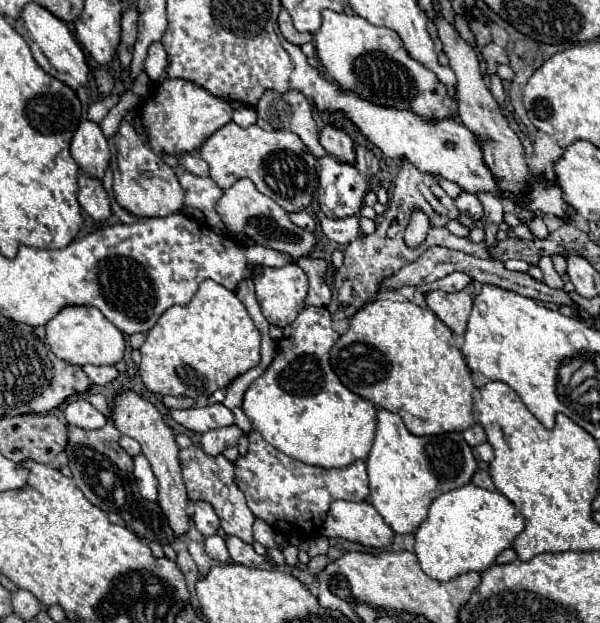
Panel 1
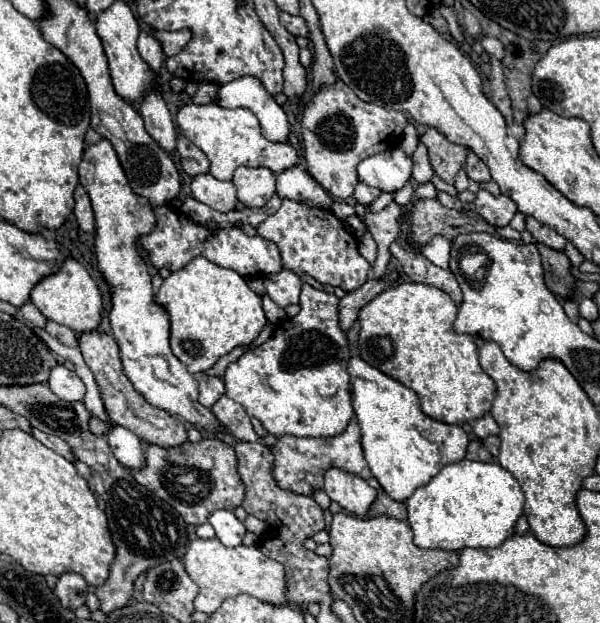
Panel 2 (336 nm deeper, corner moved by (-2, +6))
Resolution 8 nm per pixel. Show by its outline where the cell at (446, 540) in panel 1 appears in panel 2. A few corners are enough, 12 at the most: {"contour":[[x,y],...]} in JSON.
{"contour":[[497,462],[443,466],[405,502],[423,550],[497,548],[523,514]]}

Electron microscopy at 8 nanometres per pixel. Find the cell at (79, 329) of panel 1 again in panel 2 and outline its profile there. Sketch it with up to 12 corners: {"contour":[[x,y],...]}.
{"contour":[[73,258],[31,290],[47,320],[77,336],[103,314],[101,292]]}

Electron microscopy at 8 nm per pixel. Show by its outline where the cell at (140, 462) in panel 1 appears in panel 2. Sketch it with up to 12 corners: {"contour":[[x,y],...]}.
{"contour":[[113,426],[107,442],[129,470],[145,466],[141,440],[123,426]]}

